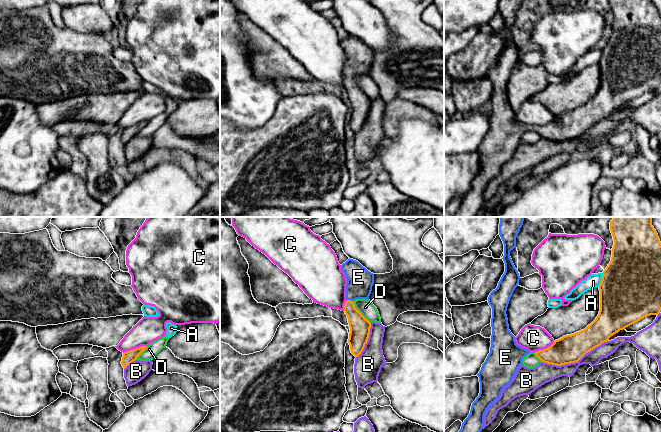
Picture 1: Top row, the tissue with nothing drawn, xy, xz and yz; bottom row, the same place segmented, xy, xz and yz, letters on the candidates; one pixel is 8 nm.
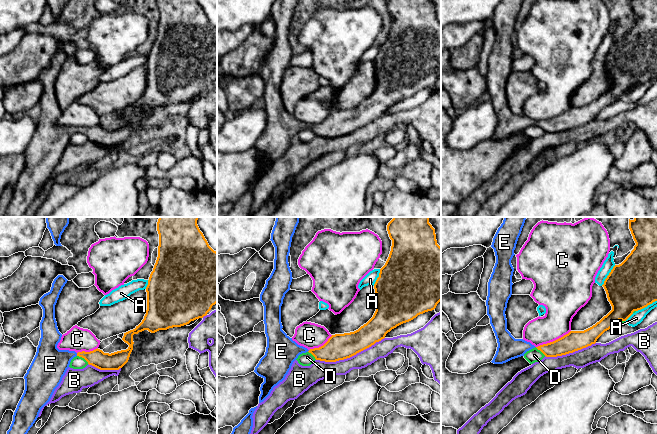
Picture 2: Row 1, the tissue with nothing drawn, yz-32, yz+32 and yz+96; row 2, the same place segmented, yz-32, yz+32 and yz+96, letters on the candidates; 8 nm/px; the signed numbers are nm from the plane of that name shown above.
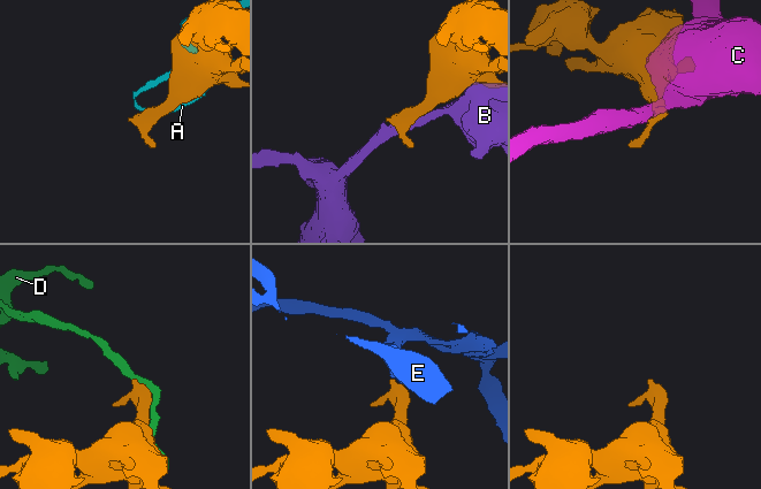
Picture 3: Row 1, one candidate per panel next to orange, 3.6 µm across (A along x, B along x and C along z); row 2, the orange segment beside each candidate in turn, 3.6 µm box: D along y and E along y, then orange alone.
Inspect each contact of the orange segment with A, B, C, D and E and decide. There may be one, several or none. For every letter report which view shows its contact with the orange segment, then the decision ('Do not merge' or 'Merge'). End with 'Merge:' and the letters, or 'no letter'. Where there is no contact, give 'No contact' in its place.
A: Touches orange in yz. Do not merge
B: Touches orange in yz. Do not merge
C: Touches orange in xy. Do not merge
D: Touches orange in xz. Do not merge
E: Touches orange in xz. Merge
Merge: E

